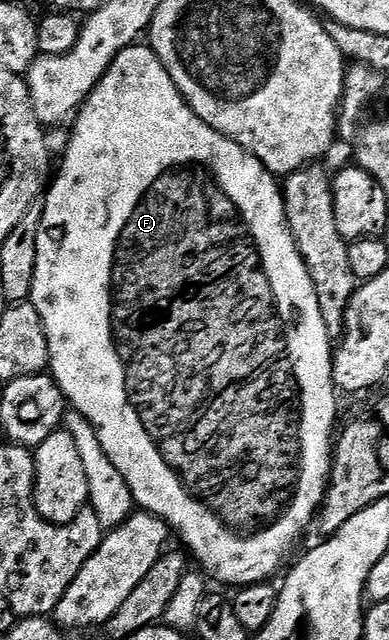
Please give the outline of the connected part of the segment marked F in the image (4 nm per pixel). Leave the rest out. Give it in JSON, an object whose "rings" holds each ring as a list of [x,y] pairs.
{"rings":[[[139,42],[139,43],[137,43],[137,44],[135,44],[135,45],[133,45],[133,46],[131,46],[131,47],[129,47],[129,48],[126,48],[126,49],[125,49],[125,50],[124,50],[124,51],[123,51],[123,52],[121,52],[121,53],[120,53],[120,54],[119,54],[119,56],[117,56],[117,57],[115,57],[115,59],[114,59],[114,60],[113,60],[113,61],[112,61],[112,63],[110,63],[110,68],[109,68],[109,69],[107,69],[107,71],[106,71],[106,73],[105,73],[105,74],[104,74],[104,75],[102,75],[102,80],[101,80],[101,81],[99,81],[99,83],[98,83],[98,85],[96,85],[96,87],[95,87],[95,88],[94,88],[94,89],[93,89],[93,90],[92,90],[92,94],[91,94],[91,95],[90,95],[90,97],[89,97],[89,98],[87,98],[87,99],[86,99],[86,101],[84,101],[84,103],[82,103],[82,106],[81,106],[81,108],[79,108],[79,109],[78,109],[78,111],[77,111],[77,113],[76,113],[76,115],[75,115],[75,116],[74,116],[74,117],[73,117],[73,120],[72,120],[72,125],[73,125],[73,124],[74,124],[74,133],[72,133],[72,134],[71,134],[71,136],[70,136],[70,141],[68,141],[68,142],[67,142],[67,144],[66,144],[66,153],[64,153],[64,154],[63,154],[63,156],[62,156],[62,165],[60,165],[60,166],[59,166],[59,168],[58,168],[58,177],[56,177],[56,178],[55,178],[55,180],[54,180],[54,181],[52,181],[52,182],[51,182],[51,184],[50,184],[50,181],[49,181],[49,184],[48,184],[48,191],[47,191],[47,192],[46,192],[46,193],[45,193],[45,196],[46,196],[46,195],[47,195],[47,196],[46,196],[46,204],[45,204],[45,203],[43,203],[43,204],[42,204],[42,205],[41,205],[41,209],[42,209],[42,221],[41,221],[41,222],[40,222],[40,226],[39,226],[39,227],[38,227],[38,245],[37,245],[37,246],[36,246],[36,278],[35,278],[35,279],[34,279],[34,285],[33,285],[33,286],[32,286],[32,294],[31,294],[31,295],[30,295],[30,298],[29,298],[29,303],[31,303],[31,304],[33,304],[33,305],[34,305],[34,309],[36,309],[36,311],[37,311],[37,312],[38,312],[38,313],[39,313],[39,314],[40,314],[40,318],[41,318],[41,319],[42,319],[42,325],[43,325],[43,326],[44,326],[44,330],[45,330],[45,331],[46,331],[46,337],[47,337],[47,338],[48,338],[48,350],[49,350],[49,351],[50,351],[50,362],[49,362],[49,365],[48,365],[48,368],[49,368],[49,371],[50,371],[50,372],[51,372],[51,373],[52,373],[52,375],[53,375],[53,378],[54,378],[54,380],[55,380],[55,382],[56,382],[56,383],[57,383],[57,384],[58,384],[58,385],[59,385],[59,386],[60,386],[60,390],[61,390],[61,391],[62,391],[62,392],[63,392],[63,393],[64,393],[64,394],[65,394],[65,395],[66,395],[66,399],[67,399],[67,401],[68,401],[68,404],[69,404],[69,407],[70,407],[70,408],[71,408],[71,409],[73,409],[73,411],[75,411],[75,412],[78,412],[78,413],[79,413],[79,414],[80,414],[80,415],[82,415],[82,417],[83,417],[83,418],[84,418],[84,419],[85,419],[85,420],[86,420],[86,421],[87,421],[87,422],[88,422],[88,423],[89,423],[89,424],[91,424],[91,426],[92,426],[92,427],[93,427],[93,428],[94,428],[94,429],[95,429],[95,430],[96,430],[96,438],[100,438],[100,446],[104,446],[104,454],[108,454],[108,458],[112,458],[112,466],[116,466],[116,470],[120,470],[120,474],[121,474],[121,475],[122,475],[122,477],[123,477],[123,478],[124,478],[124,482],[128,482],[128,486],[129,486],[129,487],[130,487],[130,493],[132,493],[132,494],[133,494],[133,495],[134,495],[134,502],[135,502],[135,505],[137,505],[137,507],[138,507],[138,508],[139,508],[139,509],[141,509],[141,511],[144,511],[144,512],[151,512],[151,513],[152,513],[152,515],[154,515],[154,516],[159,516],[159,517],[160,517],[160,519],[162,519],[162,520],[164,520],[164,521],[166,521],[166,523],[167,523],[167,525],[169,525],[169,527],[170,527],[170,528],[171,528],[171,529],[173,529],[173,531],[174,531],[174,532],[175,532],[175,533],[176,533],[176,536],[179,536],[179,538],[180,538],[180,539],[182,539],[182,540],[183,540],[183,542],[184,542],[184,543],[186,543],[186,545],[184,545],[184,548],[185,548],[185,551],[186,551],[186,552],[187,552],[187,553],[189,553],[189,555],[190,555],[190,556],[191,556],[191,557],[192,557],[192,560],[193,560],[193,563],[194,563],[194,560],[195,560],[195,562],[196,562],[196,563],[198,563],[198,564],[199,564],[199,565],[198,565],[198,564],[195,564],[195,565],[197,565],[197,567],[198,567],[198,568],[199,568],[199,569],[201,569],[201,571],[202,571],[202,572],[203,572],[203,573],[205,573],[205,575],[206,575],[206,576],[207,576],[207,577],[209,577],[209,579],[210,579],[210,580],[211,580],[211,581],[213,581],[213,580],[212,580],[212,579],[214,579],[214,580],[219,580],[219,582],[220,582],[220,583],[222,583],[222,584],[234,584],[234,585],[233,585],[233,586],[245,586],[245,585],[247,585],[247,584],[261,584],[261,583],[263,583],[263,582],[266,582],[266,581],[269,581],[269,580],[270,580],[270,579],[271,579],[271,578],[274,578],[274,577],[270,577],[270,576],[274,576],[274,575],[276,575],[276,574],[277,574],[277,572],[278,572],[278,567],[280,567],[280,566],[281,566],[281,564],[282,564],[282,563],[284,563],[284,562],[285,562],[285,560],[286,560],[286,555],[288,555],[288,554],[289,554],[289,552],[290,552],[290,551],[292,551],[292,550],[293,550],[293,548],[294,548],[294,543],[296,543],[296,542],[297,542],[297,540],[298,540],[298,539],[300,539],[300,538],[301,538],[301,536],[302,536],[302,531],[304,531],[304,530],[305,530],[305,528],[307,528],[307,529],[309,529],[309,528],[310,528],[310,527],[311,527],[311,525],[313,525],[313,523],[314,523],[314,521],[315,521],[315,519],[316,519],[316,517],[317,517],[317,515],[318,515],[318,509],[319,509],[319,508],[321,508],[321,506],[322,506],[322,499],[324,499],[324,498],[325,498],[325,496],[326,496],[326,486],[327,486],[327,484],[329,484],[329,482],[330,482],[330,466],[331,466],[331,463],[332,463],[332,445],[333,445],[333,444],[334,444],[334,443],[335,443],[335,440],[336,440],[336,428],[335,428],[335,432],[334,432],[334,423],[336,423],[336,422],[337,422],[337,420],[338,420],[338,399],[340,399],[340,396],[339,396],[339,393],[338,393],[338,392],[337,392],[337,391],[336,391],[336,389],[335,389],[335,387],[334,387],[334,358],[333,358],[333,355],[332,355],[332,338],[331,338],[331,336],[330,336],[330,335],[329,335],[329,334],[328,334],[328,330],[327,330],[327,329],[326,329],[326,327],[325,327],[325,326],[324,326],[324,318],[320,318],[320,302],[316,302],[316,290],[315,290],[315,289],[314,289],[314,283],[313,283],[313,282],[312,282],[312,278],[311,278],[311,277],[310,277],[310,275],[309,275],[309,274],[308,274],[308,266],[307,266],[307,265],[306,265],[306,263],[305,263],[305,262],[304,262],[304,258],[303,258],[303,257],[302,257],[302,255],[301,255],[301,254],[300,254],[300,250],[299,250],[299,249],[298,249],[298,247],[297,247],[297,246],[296,246],[296,242],[295,242],[295,241],[294,241],[294,235],[292,235],[292,233],[290,233],[290,225],[289,225],[289,224],[287,224],[287,223],[286,223],[286,207],[285,207],[285,206],[284,206],[284,204],[283,204],[283,202],[282,202],[282,193],[281,193],[281,191],[280,191],[280,184],[279,184],[279,181],[278,181],[278,180],[277,180],[277,179],[276,179],[276,177],[275,177],[275,175],[274,175],[274,173],[272,173],[272,172],[270,172],[270,171],[269,171],[269,170],[268,170],[268,169],[267,169],[267,168],[265,168],[265,167],[264,167],[264,166],[263,166],[263,164],[261,164],[261,163],[260,163],[260,162],[259,162],[259,160],[257,160],[257,158],[256,158],[256,157],[255,157],[255,156],[253,156],[253,155],[252,155],[252,154],[248,154],[248,153],[247,153],[247,152],[246,152],[246,151],[245,151],[245,150],[243,150],[243,149],[242,149],[242,148],[241,148],[241,146],[239,146],[239,144],[237,144],[237,143],[236,143],[236,142],[232,142],[232,141],[231,141],[231,140],[229,140],[229,139],[228,139],[228,137],[227,137],[227,136],[221,136],[221,135],[220,135],[220,134],[219,134],[219,132],[218,132],[218,131],[216,131],[216,130],[215,130],[215,129],[214,129],[214,128],[209,128],[209,127],[208,127],[208,126],[207,126],[207,124],[206,124],[206,123],[205,123],[205,122],[204,122],[204,121],[203,121],[203,120],[202,120],[202,119],[200,119],[200,117],[198,117],[198,116],[197,116],[197,115],[196,115],[196,113],[194,113],[194,112],[193,112],[193,110],[191,110],[191,108],[190,108],[190,107],[189,107],[189,106],[187,106],[187,105],[186,105],[186,100],[185,100],[185,99],[184,99],[184,98],[183,98],[183,97],[182,97],[182,95],[181,95],[181,94],[180,94],[180,90],[179,90],[179,89],[178,89],[178,88],[177,88],[177,86],[175,86],[175,84],[174,84],[174,83],[173,83],[173,82],[172,82],[172,78],[171,78],[171,77],[170,77],[170,75],[169,75],[169,74],[168,74],[168,70],[167,70],[167,69],[166,69],[166,68],[165,68],[165,67],[164,67],[164,65],[162,65],[162,63],[161,63],[161,62],[160,62],[160,58],[159,58],[159,57],[158,57],[158,55],[157,55],[157,54],[156,54],[156,53],[154,53],[154,49],[153,49],[153,48],[151,48],[151,47],[149,47],[149,46],[147,46],[147,45],[146,45],[146,44],[145,44],[145,43],[142,43],[142,42]]]}

